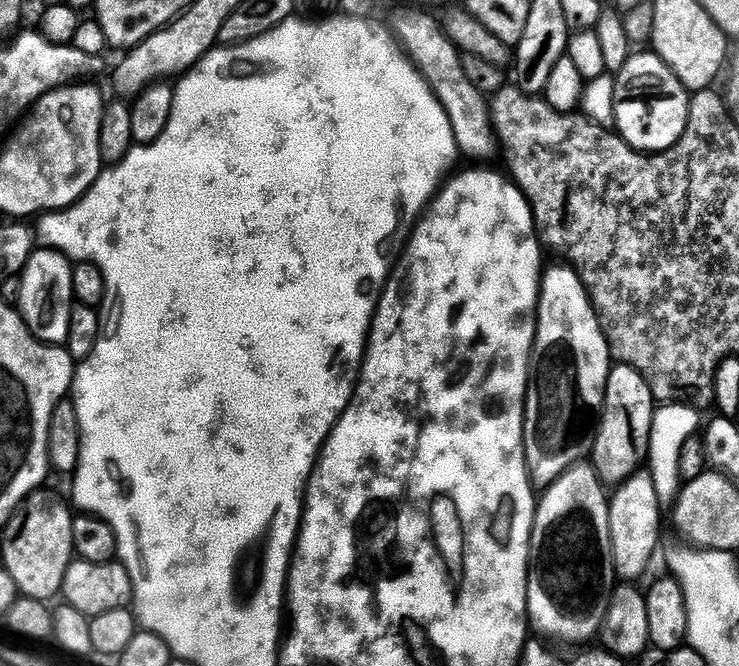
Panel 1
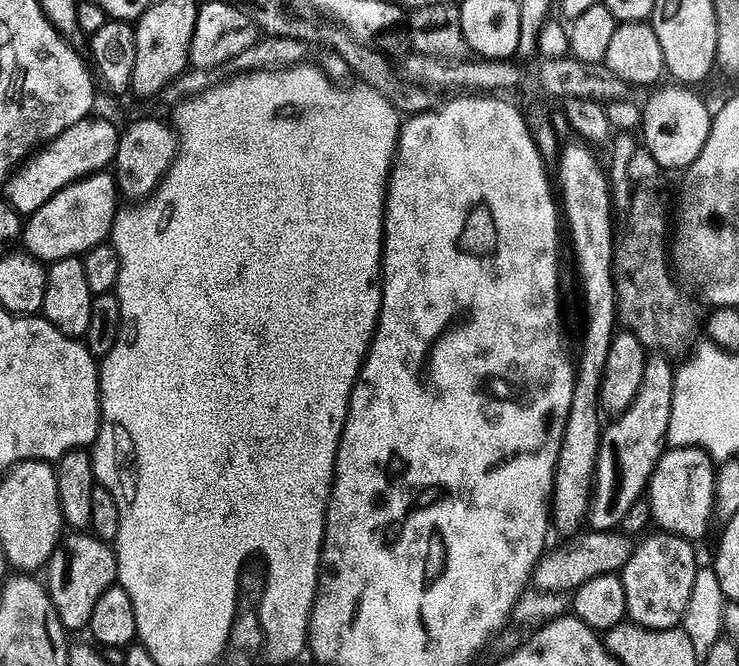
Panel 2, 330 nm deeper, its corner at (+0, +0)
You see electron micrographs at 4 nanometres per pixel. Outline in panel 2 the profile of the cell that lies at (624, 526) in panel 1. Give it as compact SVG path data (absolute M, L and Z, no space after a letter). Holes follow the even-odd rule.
M664 354L649 355L646 374L642 378L636 401L623 416L613 419L609 428L607 425L603 429L596 463L592 507L588 509L587 523L591 531L610 532L619 529L626 514L630 514L635 504L641 503L648 491L648 483L652 481L654 470L666 451L677 373L671 362L673 363Z

